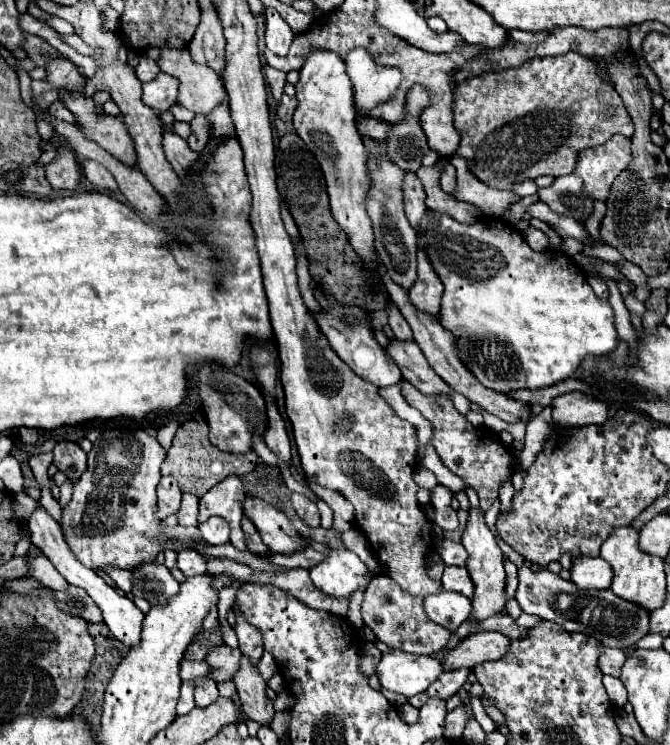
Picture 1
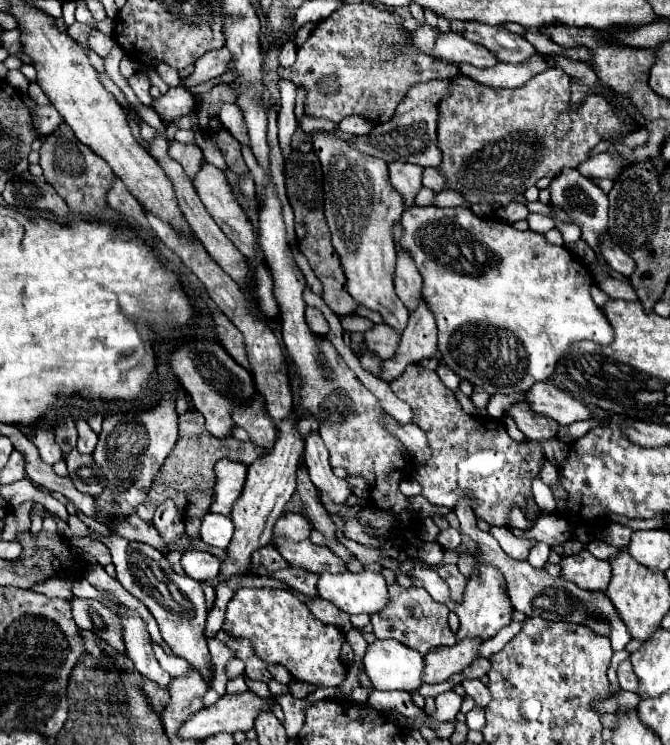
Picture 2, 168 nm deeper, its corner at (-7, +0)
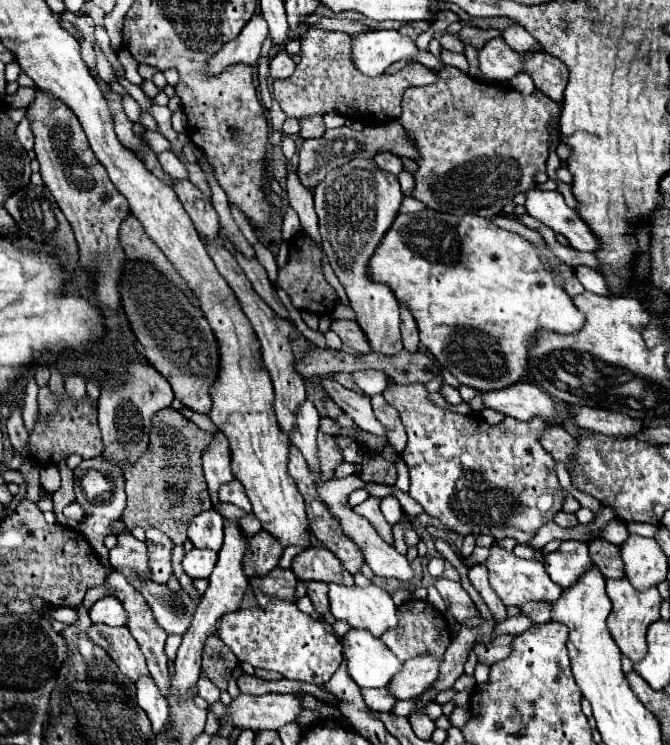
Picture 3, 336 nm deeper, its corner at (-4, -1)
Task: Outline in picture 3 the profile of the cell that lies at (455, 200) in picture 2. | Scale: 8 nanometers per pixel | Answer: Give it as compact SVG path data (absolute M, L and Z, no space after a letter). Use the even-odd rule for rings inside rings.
M405 196L403 198L403 204L401 204L401 214L409 214L409 212L417 212L417 210L423 210L425 208L425 204L423 202L419 202L419 200L415 200L415 198L411 198L411 196Z

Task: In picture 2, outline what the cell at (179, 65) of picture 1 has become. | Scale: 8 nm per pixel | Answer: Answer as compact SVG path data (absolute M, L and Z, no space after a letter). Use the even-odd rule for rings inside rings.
M222 103L220 105L220 121L224 123L224 127L242 143L246 143L246 125L242 123L242 113L238 111L236 103Z

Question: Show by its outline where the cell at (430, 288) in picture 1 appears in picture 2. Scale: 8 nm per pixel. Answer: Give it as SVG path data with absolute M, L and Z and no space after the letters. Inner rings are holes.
M420 299L418 307L410 311L410 321L402 333L402 341L396 351L396 357L390 361L384 361L386 375L382 379L390 383L406 369L406 365L420 363L426 357L434 357L438 353L436 335L438 335L438 329L436 329L434 313L430 311L428 303Z

